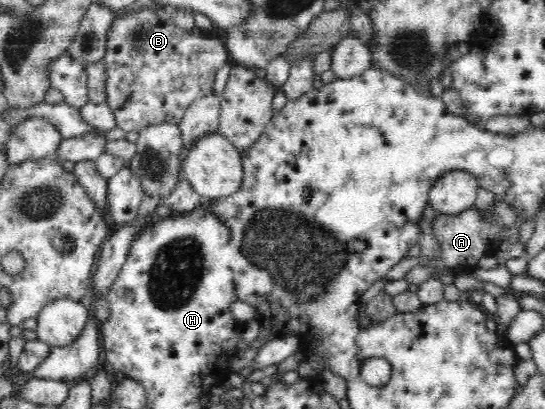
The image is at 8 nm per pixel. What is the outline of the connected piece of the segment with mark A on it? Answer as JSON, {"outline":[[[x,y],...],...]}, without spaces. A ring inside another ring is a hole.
{"outline":[[[495,199],[493,201],[493,209],[490,211],[479,211],[477,207],[471,207],[470,210],[462,211],[462,214],[455,214],[454,217],[441,214],[435,215],[431,224],[433,235],[439,243],[441,251],[439,251],[439,259],[430,261],[427,257],[411,257],[411,259],[403,259],[396,267],[393,267],[387,276],[388,281],[397,281],[403,279],[414,267],[438,267],[438,268],[459,268],[459,267],[478,267],[479,260],[485,256],[485,251],[493,245],[493,243],[501,243],[507,237],[519,237],[519,212],[515,207],[504,205],[504,199]]]}

